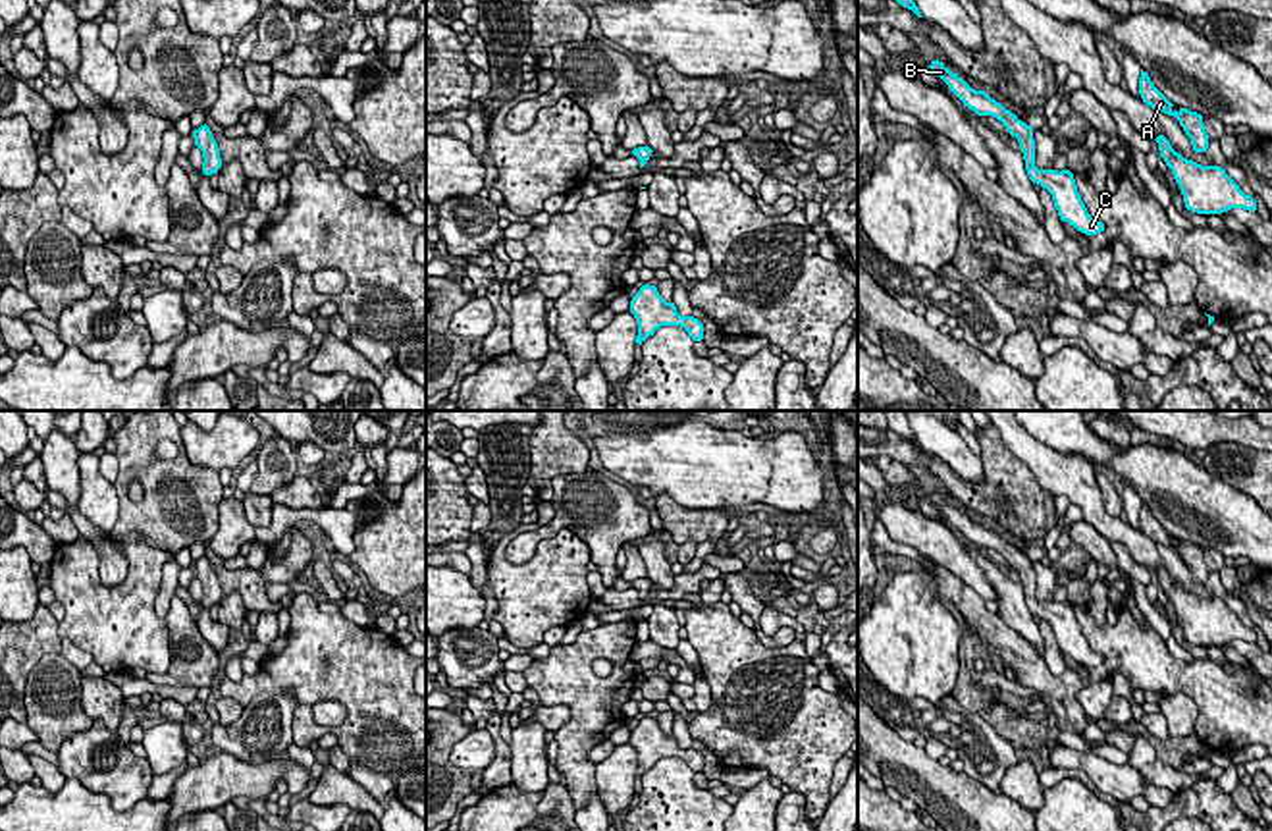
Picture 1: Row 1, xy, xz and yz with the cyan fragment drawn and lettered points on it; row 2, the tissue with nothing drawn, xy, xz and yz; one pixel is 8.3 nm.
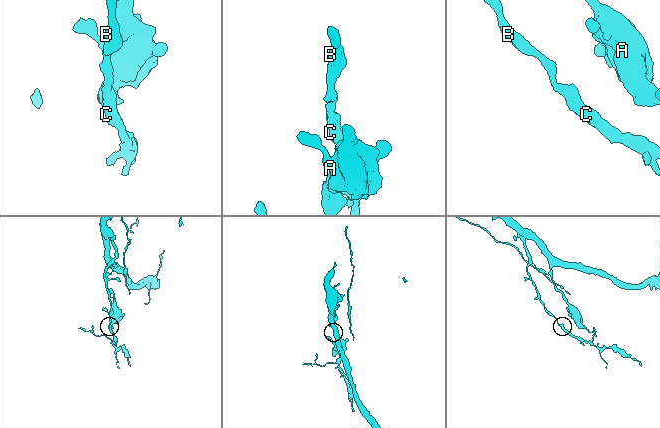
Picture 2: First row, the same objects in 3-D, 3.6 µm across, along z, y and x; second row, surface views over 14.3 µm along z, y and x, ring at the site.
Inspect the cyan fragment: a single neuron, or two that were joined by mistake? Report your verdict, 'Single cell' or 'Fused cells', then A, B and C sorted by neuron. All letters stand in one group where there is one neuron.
Single cell. Groups: A B C

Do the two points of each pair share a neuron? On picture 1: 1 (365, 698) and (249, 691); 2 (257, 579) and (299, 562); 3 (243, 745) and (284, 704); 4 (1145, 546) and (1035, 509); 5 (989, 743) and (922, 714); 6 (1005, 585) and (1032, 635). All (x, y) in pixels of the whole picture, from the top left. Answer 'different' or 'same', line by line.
1: same
2: same
3: same
4: different
5: same
6: same

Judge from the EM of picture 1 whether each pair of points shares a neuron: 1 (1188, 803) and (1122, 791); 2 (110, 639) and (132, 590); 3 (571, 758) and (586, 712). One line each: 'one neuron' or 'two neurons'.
1: two neurons
2: one neuron
3: one neuron

